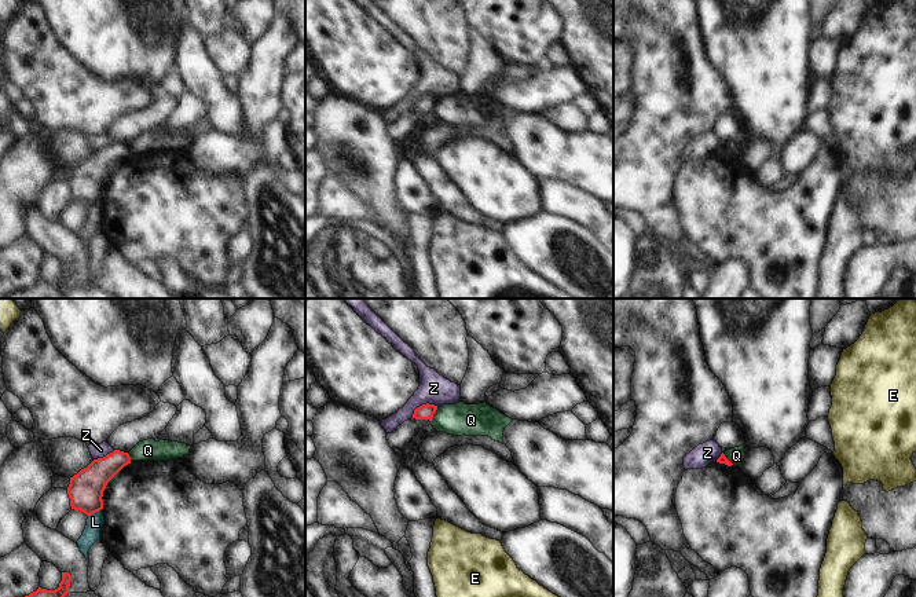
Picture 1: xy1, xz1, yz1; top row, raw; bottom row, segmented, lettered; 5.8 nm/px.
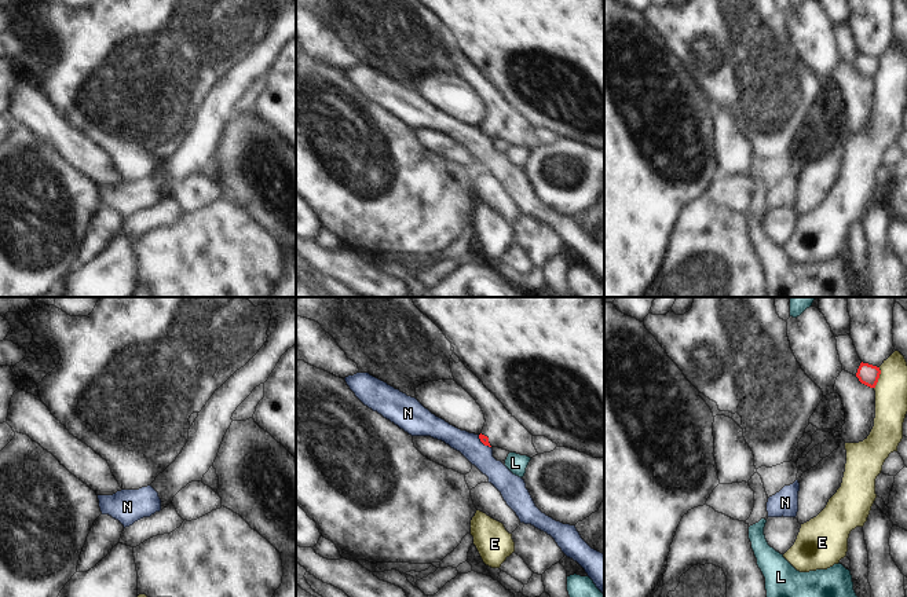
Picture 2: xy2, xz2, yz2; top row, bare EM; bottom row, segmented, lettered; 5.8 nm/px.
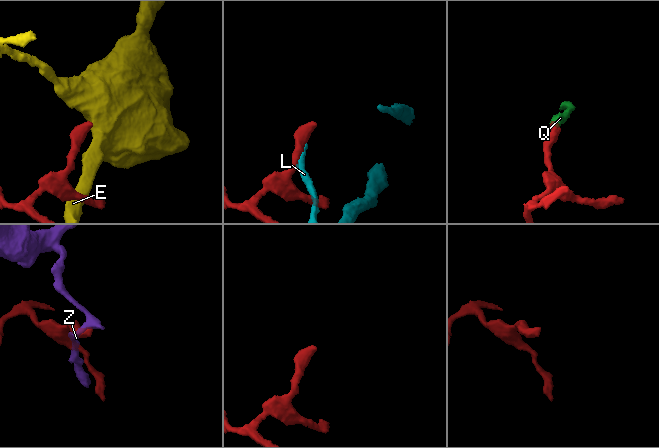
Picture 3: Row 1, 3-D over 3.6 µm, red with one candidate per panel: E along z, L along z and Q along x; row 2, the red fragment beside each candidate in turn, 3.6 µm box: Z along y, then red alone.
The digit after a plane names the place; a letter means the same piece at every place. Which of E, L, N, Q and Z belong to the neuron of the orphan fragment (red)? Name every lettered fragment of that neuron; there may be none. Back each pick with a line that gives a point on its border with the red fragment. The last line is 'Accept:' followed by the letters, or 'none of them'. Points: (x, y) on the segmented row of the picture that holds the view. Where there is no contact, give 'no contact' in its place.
Accept: none of them

